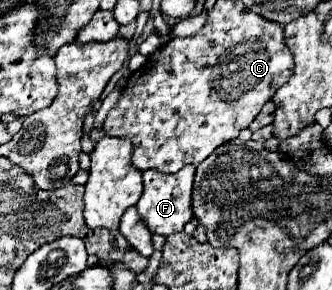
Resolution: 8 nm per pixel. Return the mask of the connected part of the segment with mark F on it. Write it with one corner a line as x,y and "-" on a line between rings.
190,163
186,167
182,167
178,173
158,173
156,169
148,169
142,173
144,179
144,193
138,201
138,213
142,217
142,221
146,223
146,227
152,233
164,235
168,237
170,233
178,233
184,229
184,225
188,221
192,221
194,213
192,213
192,183
194,183
194,173
196,173
196,165

